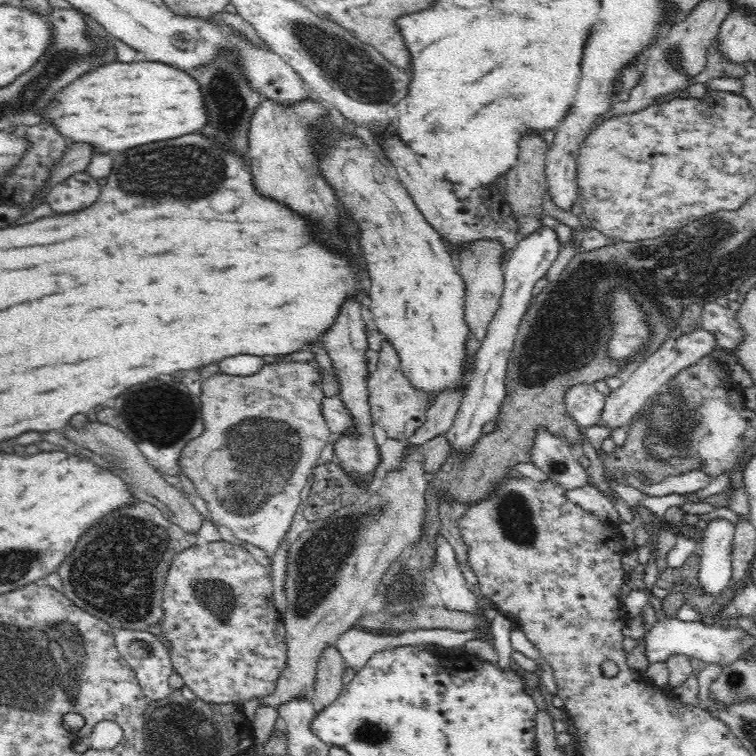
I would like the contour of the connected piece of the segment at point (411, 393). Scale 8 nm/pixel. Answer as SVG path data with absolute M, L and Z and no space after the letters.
M383 342L379 362L373 372L370 371L366 390L370 397L374 422L386 431L389 438L401 441L406 447L410 436L414 436L418 428L426 422L426 412L432 408L435 394L418 390L408 379L408 375L402 369L402 359L392 342Z

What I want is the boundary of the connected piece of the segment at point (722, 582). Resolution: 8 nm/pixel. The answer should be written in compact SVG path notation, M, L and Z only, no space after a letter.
M714 518L700 523L706 538L698 542L700 548L698 559L701 558L699 579L705 587L710 599L713 595L719 596L728 589L732 581L732 550L736 538L736 523L724 518Z

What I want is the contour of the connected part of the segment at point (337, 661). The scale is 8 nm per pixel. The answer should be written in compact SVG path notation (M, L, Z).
M326 648L322 662L317 669L317 682L315 688L306 694L312 705L322 710L334 704L343 692L343 681L346 681L346 672L349 668L344 656L338 648Z

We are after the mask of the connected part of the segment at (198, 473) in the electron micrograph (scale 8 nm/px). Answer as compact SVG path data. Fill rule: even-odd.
M270 364L270 366L268 366L268 368L266 368L266 370L260 374L260 376L256 376L256 378L238 378L238 376L228 376L228 374L220 374L220 376L212 376L212 378L208 378L208 380L204 382L204 394L202 394L202 406L204 406L204 408L200 408L199 410L199 412L204 415L204 427L206 427L206 430L204 430L204 434L200 434L200 436L192 440L190 442L191 444L185 449L185 452L182 454L182 456L180 456L180 467L185 472L184 478L187 479L187 483L192 487L195 487L197 494L205 501L207 501L210 506L219 504L220 499L218 498L216 489L213 488L213 485L208 484L206 488L203 487L203 485L206 482L209 482L212 477L212 474L207 472L209 461L211 461L213 453L216 452L216 450L224 450L224 448L228 446L228 438L226 438L226 436L230 434L230 430L232 430L232 428L236 428L236 426L238 426L238 424L242 424L242 422L250 420L250 418L268 419L275 422L286 422L290 425L290 430L294 436L296 436L296 450L298 450L298 456L300 456L300 460L302 460L302 456L305 455L308 456L307 458L310 458L311 456L311 462L313 461L313 458L315 458L315 460L319 460L324 450L324 442L332 442L332 445L334 445L336 444L338 437L336 434L333 434L332 429L328 427L328 422L322 413L322 400L324 400L324 397L324 389L322 389L322 377L320 369L316 367L316 364L314 364L314 368L312 368L310 364L298 364L298 366L274 366L274 364ZM242 384L246 384L246 388L250 388L250 396L242 396L242 392L238 392L238 388L242 388Z

